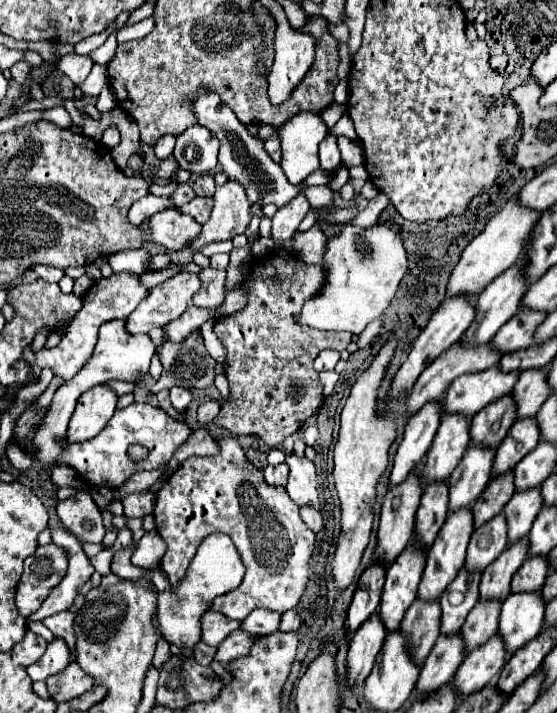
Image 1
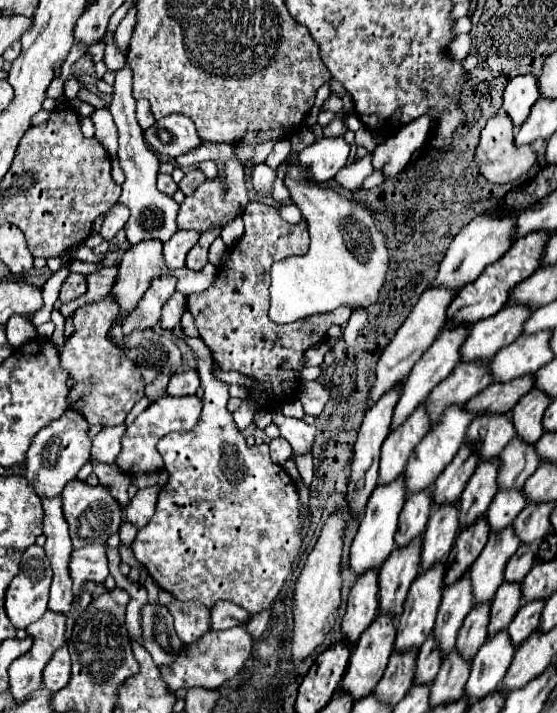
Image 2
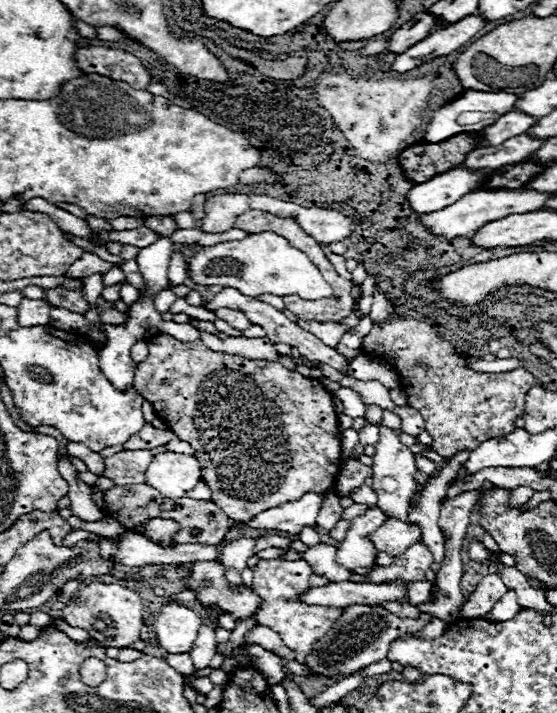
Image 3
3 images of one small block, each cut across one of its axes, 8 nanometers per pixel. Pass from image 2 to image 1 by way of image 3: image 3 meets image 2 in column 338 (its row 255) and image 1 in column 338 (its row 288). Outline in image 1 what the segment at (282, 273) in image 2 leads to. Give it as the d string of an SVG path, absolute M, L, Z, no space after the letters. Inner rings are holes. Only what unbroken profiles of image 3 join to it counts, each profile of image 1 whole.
M344 226L340 236L328 238L328 248L324 254L324 262L326 262L326 284L320 292L320 296L308 300L300 312L300 324L318 328L318 330L346 330L352 334L360 334L368 322L372 322L374 318L378 318L390 304L390 300L394 298L398 284L402 280L402 276L408 270L408 260L406 260L406 250L402 246L402 240L386 226L372 226L370 230L360 230L358 226Z

